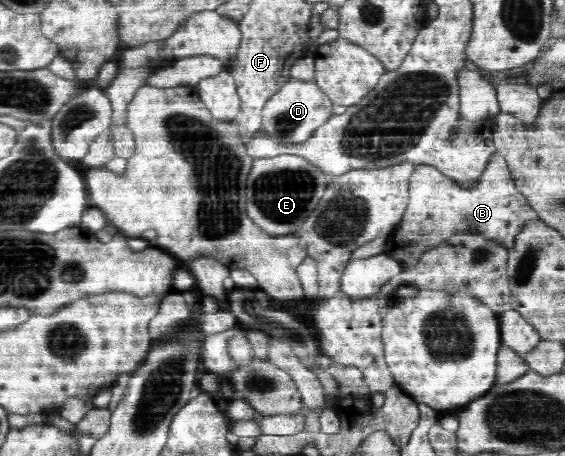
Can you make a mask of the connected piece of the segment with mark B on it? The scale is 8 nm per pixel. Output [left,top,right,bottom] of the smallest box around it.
[384,154,540,272]

